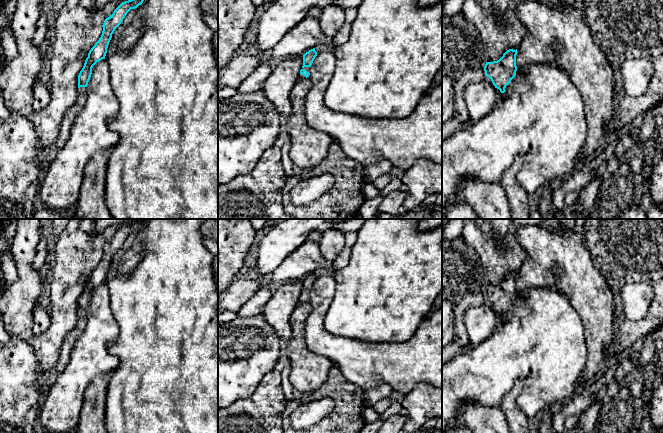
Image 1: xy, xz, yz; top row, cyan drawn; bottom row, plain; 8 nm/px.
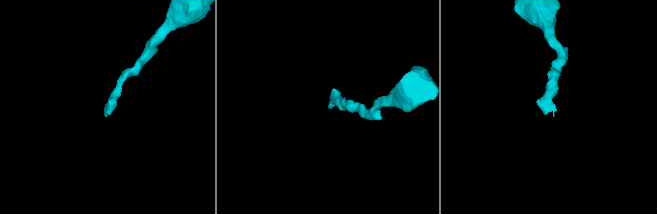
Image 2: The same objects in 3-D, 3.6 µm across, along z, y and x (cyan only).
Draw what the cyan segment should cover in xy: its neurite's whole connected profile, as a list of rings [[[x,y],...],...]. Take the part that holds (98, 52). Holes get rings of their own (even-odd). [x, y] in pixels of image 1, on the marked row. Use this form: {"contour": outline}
{"contour": [[[128,0],[122,2],[110,15],[105,19],[102,27],[102,35],[88,53],[84,66],[78,75],[78,97],[73,106],[66,112],[65,119],[61,124],[60,132],[55,145],[63,148],[70,136],[71,126],[77,115],[83,110],[86,101],[86,87],[92,74],[93,66],[102,59],[105,59],[109,42],[115,29],[121,24],[127,13],[131,9],[137,8],[144,0]]]}

